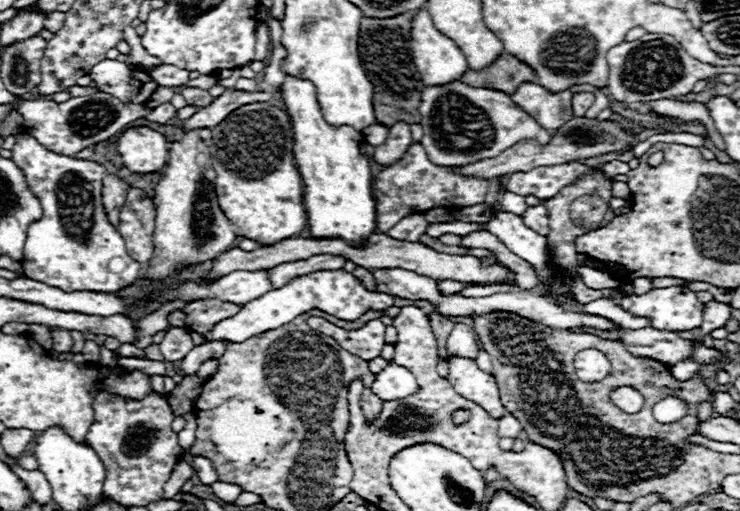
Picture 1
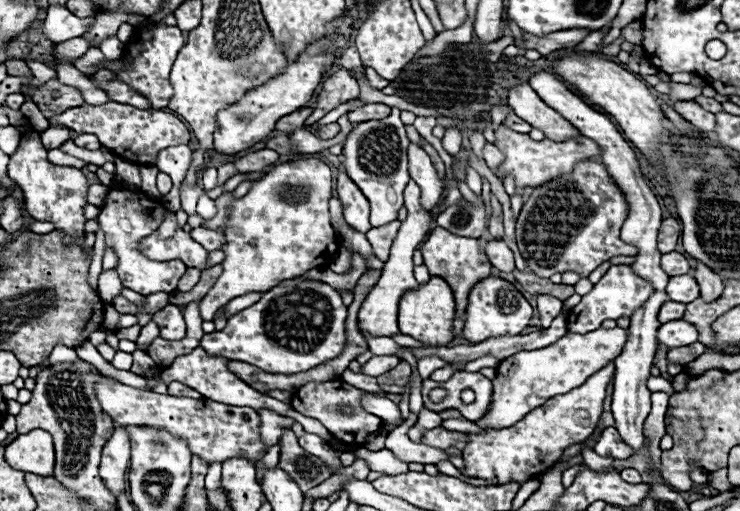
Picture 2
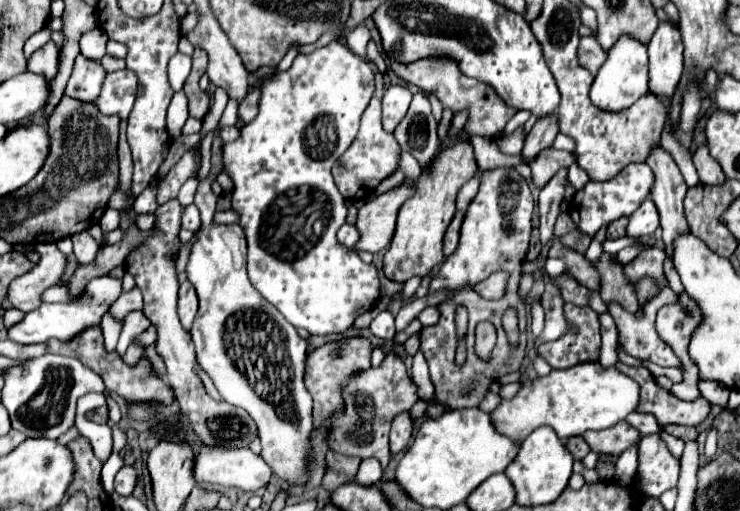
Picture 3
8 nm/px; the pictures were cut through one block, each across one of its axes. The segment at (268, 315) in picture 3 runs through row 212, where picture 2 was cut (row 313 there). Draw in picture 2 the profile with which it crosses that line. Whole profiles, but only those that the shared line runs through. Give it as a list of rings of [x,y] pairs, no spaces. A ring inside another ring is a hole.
[[[292,160],[284,164],[276,164],[270,172],[266,172],[262,178],[252,182],[252,188],[242,198],[232,198],[230,194],[224,194],[216,200],[218,214],[212,220],[206,220],[206,226],[226,228],[226,244],[222,252],[226,258],[222,260],[222,274],[216,280],[216,284],[208,290],[208,294],[202,298],[200,304],[200,316],[204,320],[212,320],[216,310],[226,306],[232,298],[244,296],[248,292],[266,292],[268,288],[274,288],[278,282],[302,276],[304,272],[320,266],[318,258],[330,250],[336,252],[336,232],[330,222],[328,214],[328,200],[332,198],[332,176],[330,168],[318,160]]]

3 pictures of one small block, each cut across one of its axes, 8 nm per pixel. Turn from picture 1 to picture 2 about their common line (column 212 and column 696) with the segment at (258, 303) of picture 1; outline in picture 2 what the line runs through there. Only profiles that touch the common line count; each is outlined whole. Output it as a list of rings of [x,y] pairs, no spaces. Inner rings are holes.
[[[670,320],[658,330],[658,344],[666,348],[678,348],[684,344],[698,342],[698,330],[686,320]]]

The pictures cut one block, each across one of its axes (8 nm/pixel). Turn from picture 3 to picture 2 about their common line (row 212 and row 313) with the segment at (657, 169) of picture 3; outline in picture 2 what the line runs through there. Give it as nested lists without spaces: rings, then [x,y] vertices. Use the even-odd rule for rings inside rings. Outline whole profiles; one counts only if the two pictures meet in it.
[[[670,300],[662,304],[660,308],[660,314],[658,314],[658,320],[664,324],[668,320],[680,320],[686,312],[686,304],[672,304]]]

